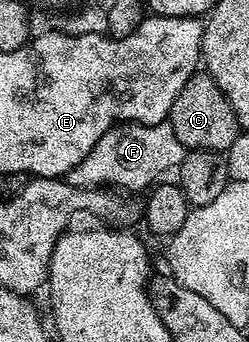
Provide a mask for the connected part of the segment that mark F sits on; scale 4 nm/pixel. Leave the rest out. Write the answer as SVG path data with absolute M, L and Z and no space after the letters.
M168 121L154 125L142 125L134 122L120 123L100 137L93 149L66 175L71 188L109 186L127 191L149 188L162 173L175 170L182 164L186 150L175 135Z

